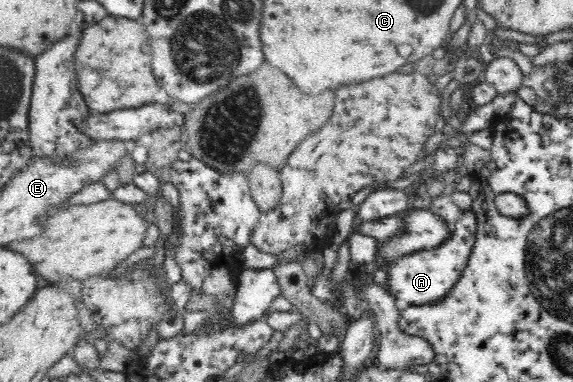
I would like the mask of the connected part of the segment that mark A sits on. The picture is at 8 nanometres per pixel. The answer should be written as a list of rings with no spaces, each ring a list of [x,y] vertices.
[[[464,211],[460,219],[452,226],[449,238],[437,248],[408,254],[392,263],[388,269],[388,286],[386,290],[401,305],[422,306],[442,302],[458,278],[462,276],[476,238],[477,226],[474,211]]]

